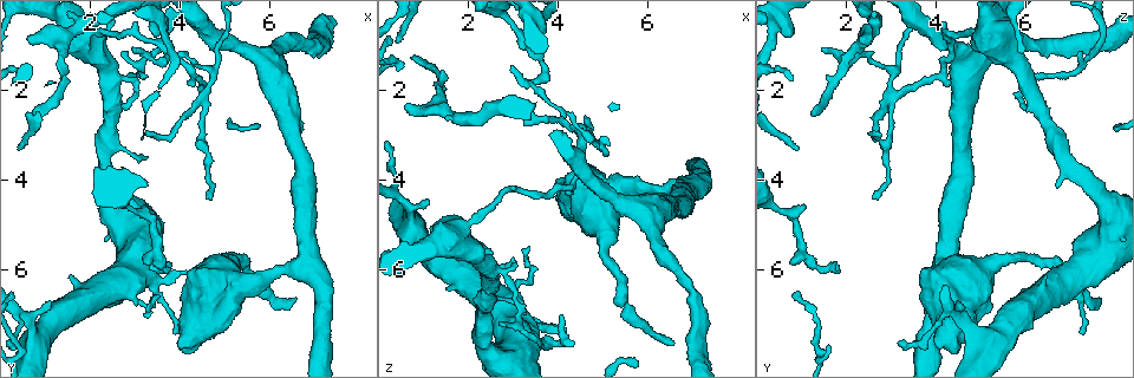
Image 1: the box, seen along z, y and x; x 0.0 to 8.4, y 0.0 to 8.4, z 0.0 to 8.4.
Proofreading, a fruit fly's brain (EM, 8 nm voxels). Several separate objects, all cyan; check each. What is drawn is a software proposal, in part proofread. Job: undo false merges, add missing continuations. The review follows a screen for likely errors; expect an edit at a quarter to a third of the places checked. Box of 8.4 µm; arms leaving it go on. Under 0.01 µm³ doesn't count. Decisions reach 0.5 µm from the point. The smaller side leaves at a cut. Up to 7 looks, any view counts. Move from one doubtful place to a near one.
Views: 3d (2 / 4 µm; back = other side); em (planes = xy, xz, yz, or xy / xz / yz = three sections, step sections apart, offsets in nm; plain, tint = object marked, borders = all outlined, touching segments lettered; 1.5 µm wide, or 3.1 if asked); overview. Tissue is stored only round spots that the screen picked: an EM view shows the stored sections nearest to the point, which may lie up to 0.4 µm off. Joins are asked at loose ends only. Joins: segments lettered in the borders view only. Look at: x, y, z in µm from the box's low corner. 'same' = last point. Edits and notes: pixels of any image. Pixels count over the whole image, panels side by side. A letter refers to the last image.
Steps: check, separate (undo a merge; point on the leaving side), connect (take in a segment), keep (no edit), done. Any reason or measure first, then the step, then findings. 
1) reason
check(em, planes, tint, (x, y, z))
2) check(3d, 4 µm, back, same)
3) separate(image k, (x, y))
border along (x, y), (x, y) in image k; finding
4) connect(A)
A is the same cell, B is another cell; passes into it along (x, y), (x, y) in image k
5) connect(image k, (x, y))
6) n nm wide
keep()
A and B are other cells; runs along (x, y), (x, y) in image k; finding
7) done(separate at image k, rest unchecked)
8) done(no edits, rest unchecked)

branch stops here
check(3d, 4 µm, (1.10, 6.70, 4.50))

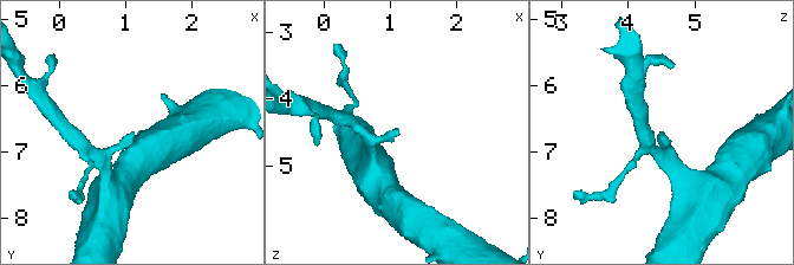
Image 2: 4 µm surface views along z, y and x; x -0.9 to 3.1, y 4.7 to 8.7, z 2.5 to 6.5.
shape alone is not enough
check(em, planes, borders, (1.15, 6.70, 4.50))

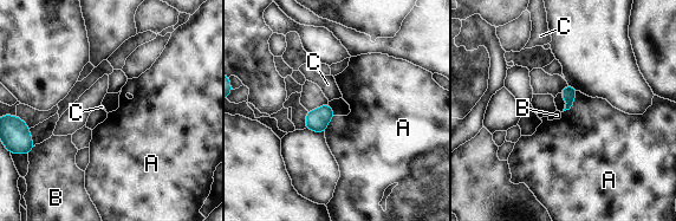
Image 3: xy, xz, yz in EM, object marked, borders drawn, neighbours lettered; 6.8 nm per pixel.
A touches over 170 nm
keep()
A, B and C are other cells; border along (577, 91), (573, 104), (564, 111) in image 3; no lettered segment goes on from it

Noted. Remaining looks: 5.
arms part here
check(3d, 4 µm, (1.95, 0.75, 5.00))

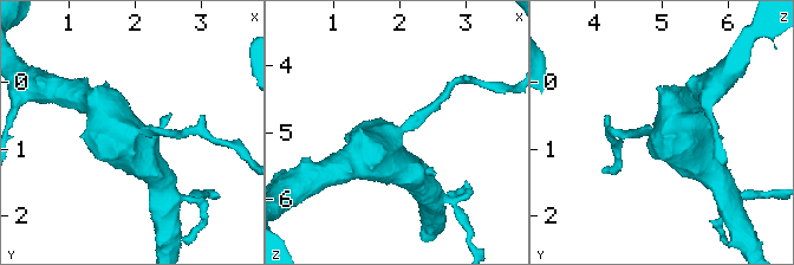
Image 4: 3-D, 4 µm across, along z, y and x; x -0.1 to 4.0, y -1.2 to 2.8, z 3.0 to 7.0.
check(em, planes, borders, (1.90, 0.75, 5.00))

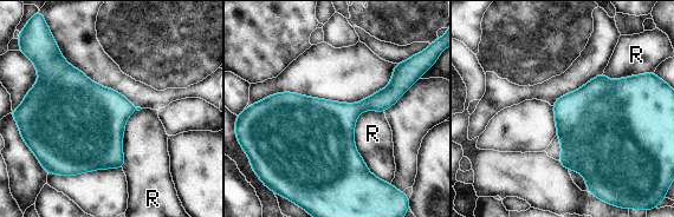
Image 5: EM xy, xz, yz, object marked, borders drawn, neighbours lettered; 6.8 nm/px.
R touches over 550 nm
keep()
R is another cell; continuous, no second neuron

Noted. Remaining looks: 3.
free end
check(em, planes, tint, (0.60, 0.90, 2.40))

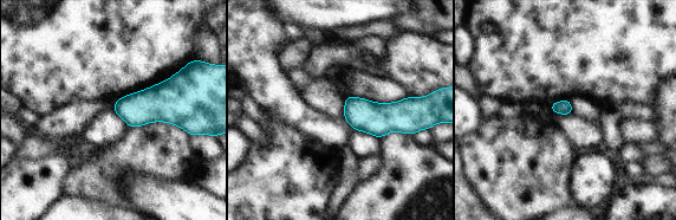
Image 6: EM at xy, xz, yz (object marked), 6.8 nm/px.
see the neighbours
check(em, planes, borders, same)

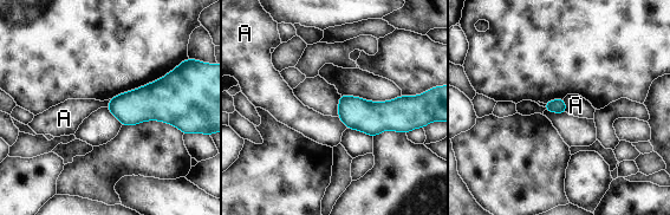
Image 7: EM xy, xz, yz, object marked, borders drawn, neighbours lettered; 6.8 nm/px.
keep()
A is another cell; border along (563, 98), (567, 112) in image 7; none of them fits

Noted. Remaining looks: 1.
done(no edits, rest unchecked)

